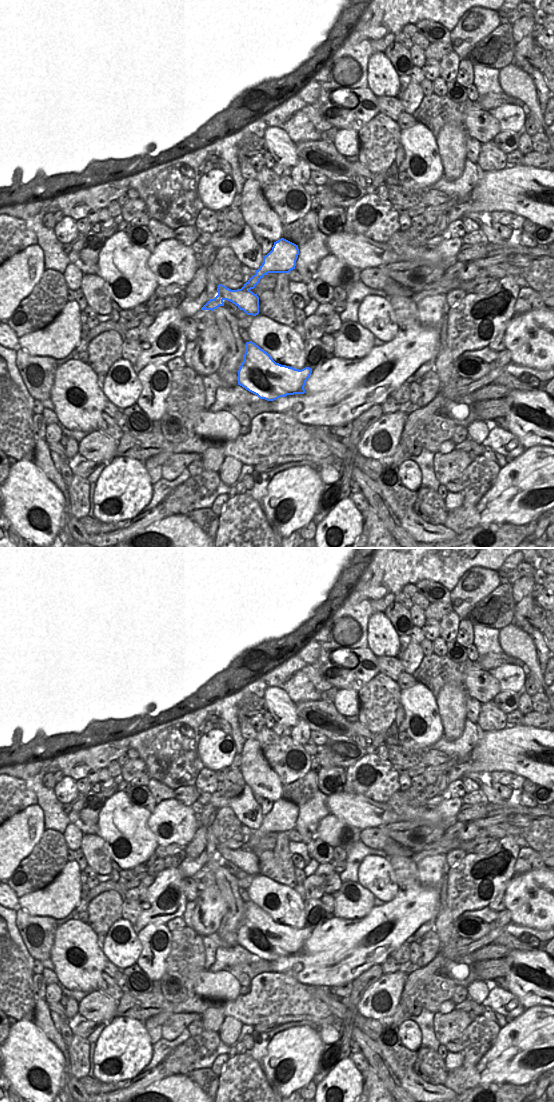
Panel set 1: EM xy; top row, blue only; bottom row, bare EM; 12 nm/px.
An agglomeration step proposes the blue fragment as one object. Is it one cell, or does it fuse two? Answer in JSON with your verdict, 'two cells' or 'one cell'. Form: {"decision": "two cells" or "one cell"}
{"decision": "one cell"}

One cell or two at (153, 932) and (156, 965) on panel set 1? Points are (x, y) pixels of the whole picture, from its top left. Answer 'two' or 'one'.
one

